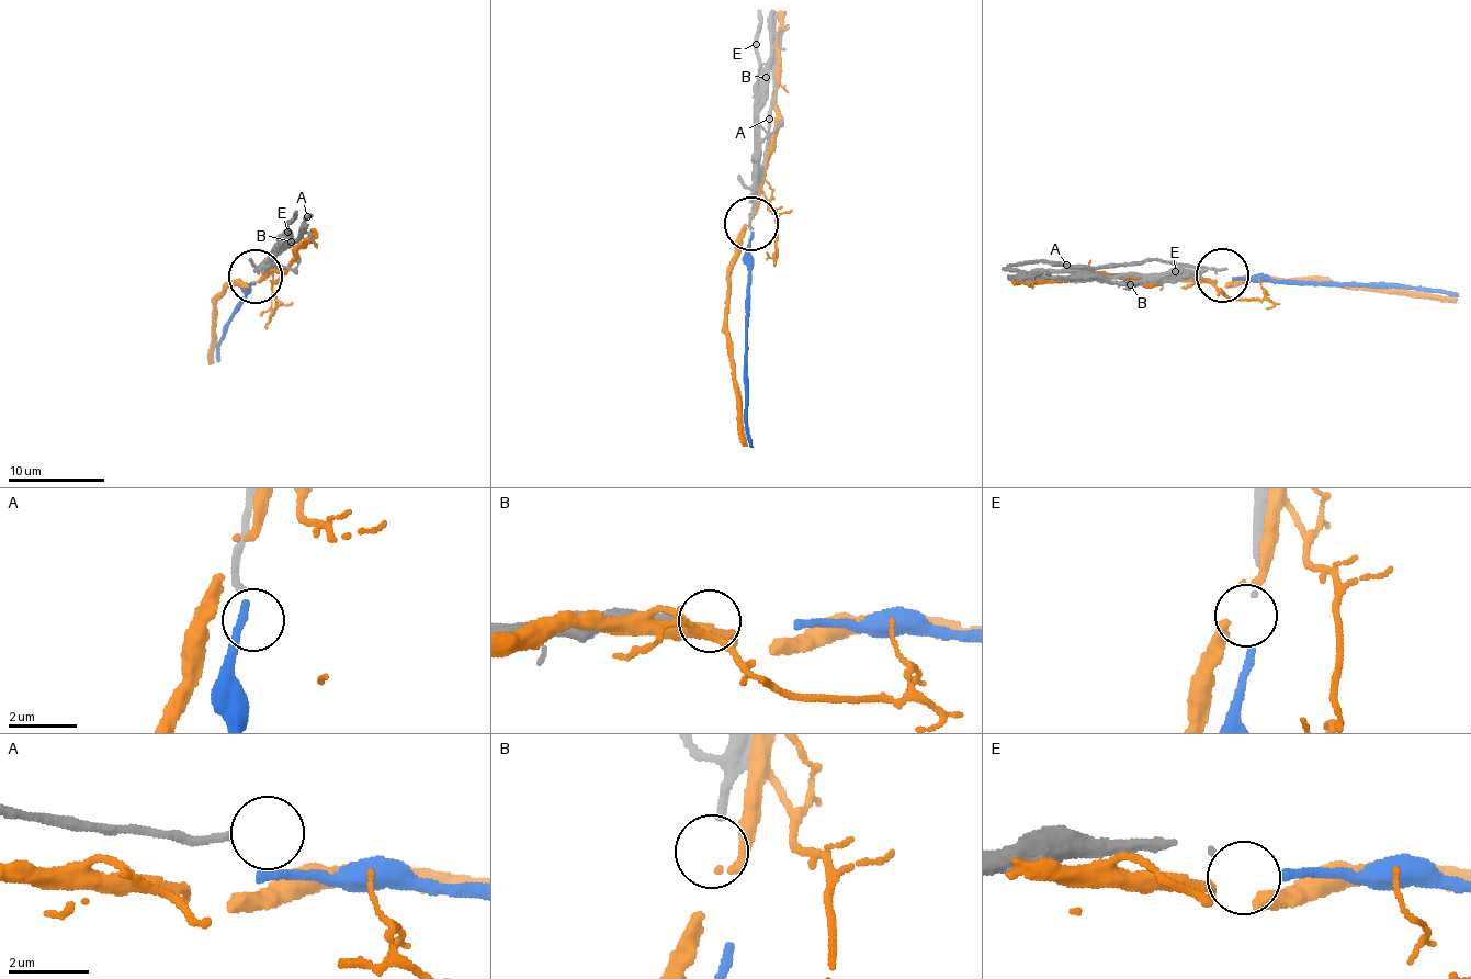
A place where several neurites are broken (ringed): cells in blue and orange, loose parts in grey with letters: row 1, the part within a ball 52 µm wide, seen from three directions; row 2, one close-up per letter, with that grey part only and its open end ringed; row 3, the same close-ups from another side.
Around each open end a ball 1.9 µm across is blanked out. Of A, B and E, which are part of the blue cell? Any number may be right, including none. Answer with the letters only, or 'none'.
E

